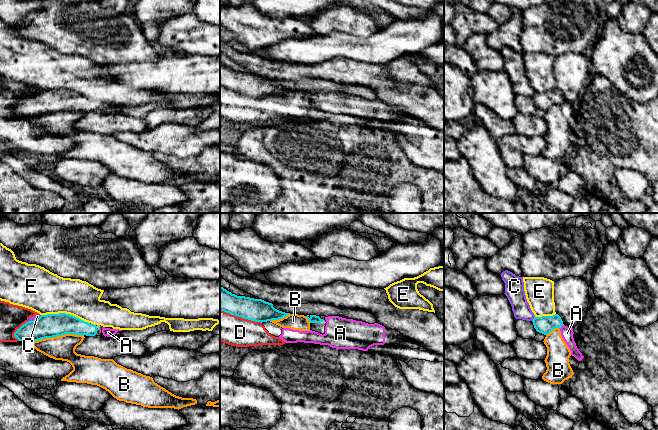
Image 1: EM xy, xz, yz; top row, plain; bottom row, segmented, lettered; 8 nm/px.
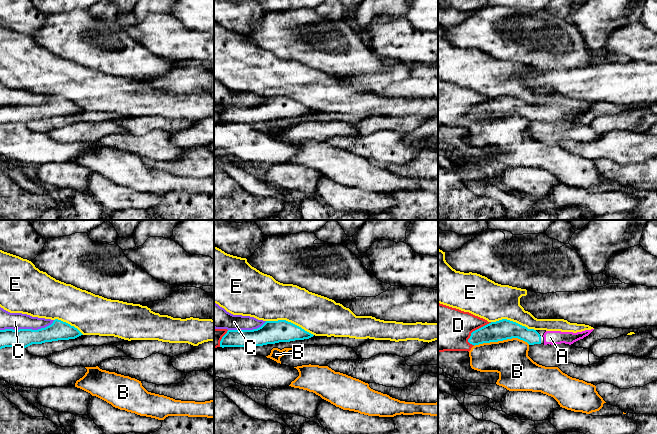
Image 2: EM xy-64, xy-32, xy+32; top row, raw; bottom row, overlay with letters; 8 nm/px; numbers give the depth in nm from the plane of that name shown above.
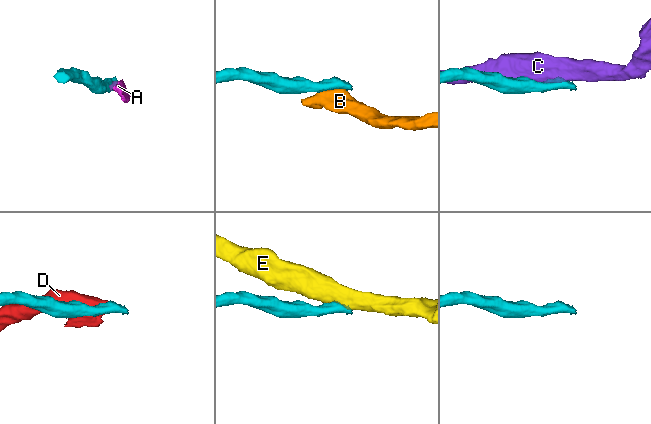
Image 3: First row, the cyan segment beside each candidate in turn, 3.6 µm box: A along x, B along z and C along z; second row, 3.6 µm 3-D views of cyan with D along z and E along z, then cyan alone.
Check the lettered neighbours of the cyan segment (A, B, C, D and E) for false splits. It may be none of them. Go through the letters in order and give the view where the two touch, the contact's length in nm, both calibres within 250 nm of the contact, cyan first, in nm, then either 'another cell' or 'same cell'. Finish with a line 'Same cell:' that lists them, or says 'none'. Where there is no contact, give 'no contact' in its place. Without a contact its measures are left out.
A: yz | 50 nm | 140/100 nm | same cell
B: xy | 420 nm | 190/190 nm | another cell
C: yz | 50 nm | 140/140 nm | another cell
D: xz | 360 nm | 190/240 nm | another cell
E: xy | 400 nm | 190/340 nm | another cell
Same cell: A

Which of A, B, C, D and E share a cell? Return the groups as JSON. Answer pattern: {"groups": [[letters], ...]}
{"groups": [["A"], ["B", "D"], ["C"], ["E"]]}

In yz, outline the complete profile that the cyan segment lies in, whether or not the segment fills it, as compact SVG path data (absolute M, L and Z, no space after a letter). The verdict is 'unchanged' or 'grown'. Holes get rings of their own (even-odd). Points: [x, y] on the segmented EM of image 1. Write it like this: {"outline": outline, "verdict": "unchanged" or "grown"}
{"outline": "M558 314L553 316L535 317L532 322L536 331L544 335L549 334L555 328L559 328L563 340L571 351L571 355L574 356L578 361L581 361L584 358L574 341L573 328L565 326Z", "verdict": "grown"}

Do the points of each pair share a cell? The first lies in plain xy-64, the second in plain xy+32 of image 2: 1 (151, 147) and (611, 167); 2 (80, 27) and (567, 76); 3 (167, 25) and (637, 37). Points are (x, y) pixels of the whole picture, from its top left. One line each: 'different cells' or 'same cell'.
1: different cells
2: different cells
3: same cell

